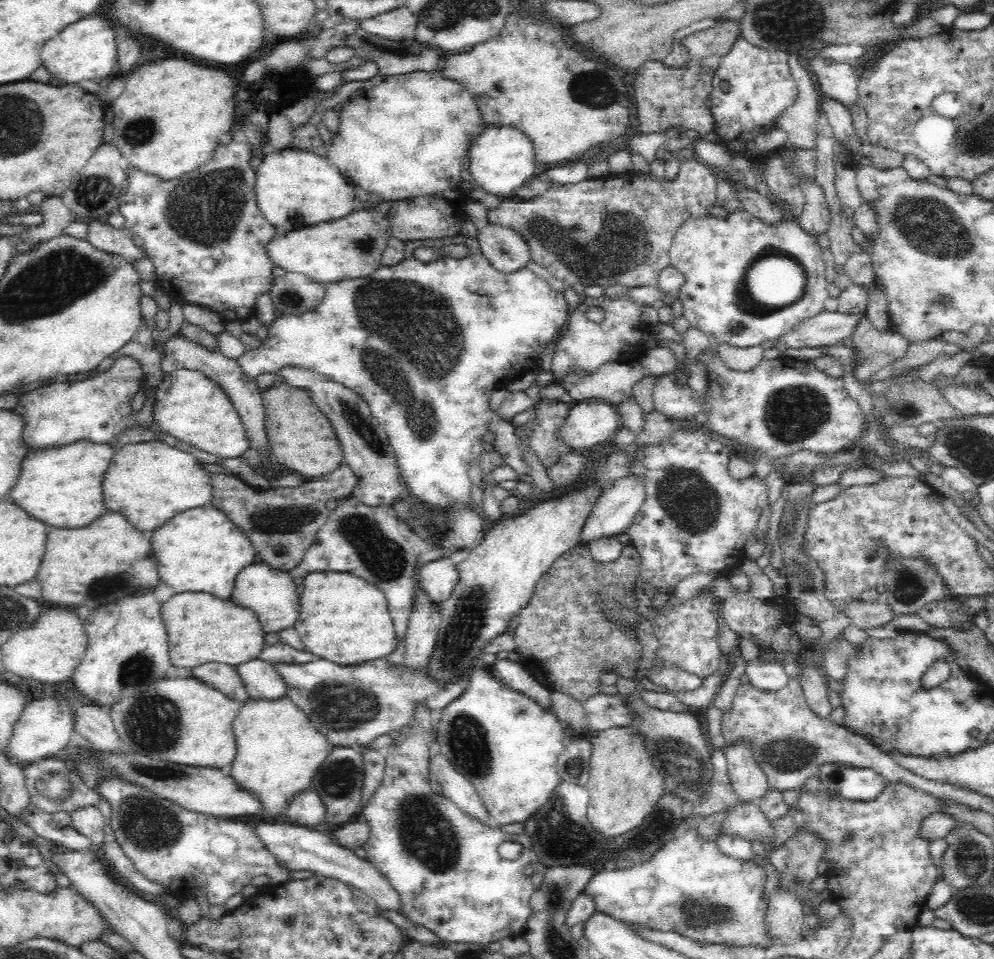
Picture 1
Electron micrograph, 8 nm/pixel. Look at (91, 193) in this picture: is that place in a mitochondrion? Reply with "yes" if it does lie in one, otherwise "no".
yes

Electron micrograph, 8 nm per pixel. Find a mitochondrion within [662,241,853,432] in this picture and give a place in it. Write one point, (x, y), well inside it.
(744, 307)

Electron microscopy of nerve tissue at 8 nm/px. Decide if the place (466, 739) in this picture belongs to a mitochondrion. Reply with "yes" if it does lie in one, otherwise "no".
yes

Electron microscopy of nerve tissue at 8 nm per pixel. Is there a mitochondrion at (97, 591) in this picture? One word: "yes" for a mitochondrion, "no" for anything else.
yes

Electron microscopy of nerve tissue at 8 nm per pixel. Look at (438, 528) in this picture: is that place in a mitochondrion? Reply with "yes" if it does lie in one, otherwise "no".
yes

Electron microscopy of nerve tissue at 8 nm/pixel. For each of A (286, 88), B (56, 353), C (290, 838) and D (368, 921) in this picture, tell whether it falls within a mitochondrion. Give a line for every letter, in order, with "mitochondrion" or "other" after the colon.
A: other
B: other
C: other
D: other

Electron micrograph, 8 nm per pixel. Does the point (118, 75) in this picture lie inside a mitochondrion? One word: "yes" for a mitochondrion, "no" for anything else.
no

